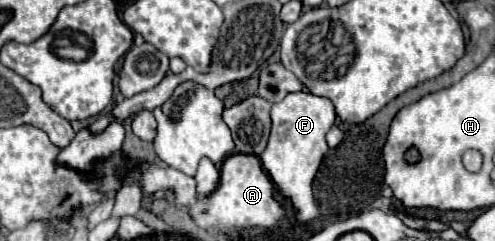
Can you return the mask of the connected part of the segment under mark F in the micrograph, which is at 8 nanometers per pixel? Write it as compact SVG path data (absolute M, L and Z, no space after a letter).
M287 94L281 102L275 102L271 106L271 118L273 118L273 128L269 136L269 144L263 150L261 164L267 170L269 178L285 196L293 208L295 208L295 218L299 224L311 222L317 216L317 204L313 198L313 178L323 162L323 156L327 154L327 142L325 134L335 122L335 110L333 104L327 98L317 98L315 94Z

